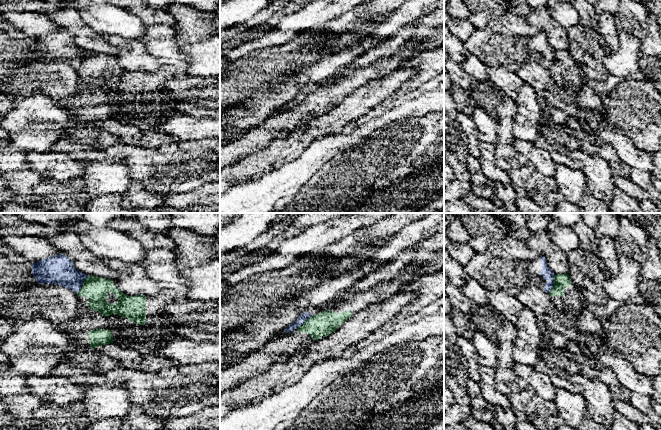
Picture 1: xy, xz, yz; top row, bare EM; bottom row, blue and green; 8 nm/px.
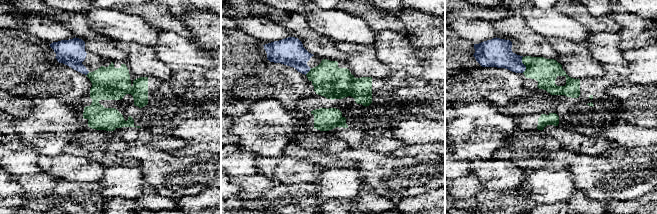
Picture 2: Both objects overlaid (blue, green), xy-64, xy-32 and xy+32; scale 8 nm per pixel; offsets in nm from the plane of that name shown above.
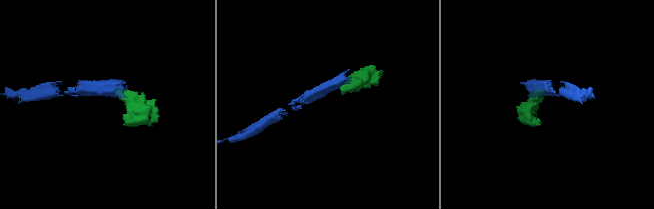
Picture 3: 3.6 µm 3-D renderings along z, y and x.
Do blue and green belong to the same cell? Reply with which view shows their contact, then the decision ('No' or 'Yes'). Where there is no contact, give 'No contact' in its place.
Touches blue in xy. No

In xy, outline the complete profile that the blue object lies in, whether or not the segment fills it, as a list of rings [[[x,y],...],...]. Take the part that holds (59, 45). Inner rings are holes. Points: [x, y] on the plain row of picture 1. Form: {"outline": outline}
{"outline": [[[65,30],[48,33],[31,40],[33,53],[39,60],[58,60],[78,68],[89,51],[76,46]]]}

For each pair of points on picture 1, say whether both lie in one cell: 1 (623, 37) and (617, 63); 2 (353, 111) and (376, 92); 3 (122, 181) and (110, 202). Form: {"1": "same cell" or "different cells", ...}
{"1": "same cell", "2": "same cell", "3": "different cells"}

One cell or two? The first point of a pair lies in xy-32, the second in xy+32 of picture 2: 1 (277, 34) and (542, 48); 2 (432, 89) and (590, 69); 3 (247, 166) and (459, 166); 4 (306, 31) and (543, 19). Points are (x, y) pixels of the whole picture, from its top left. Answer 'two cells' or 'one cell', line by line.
1: two cells
2: two cells
3: one cell
4: two cells

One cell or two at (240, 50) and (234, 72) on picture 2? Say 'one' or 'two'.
one

